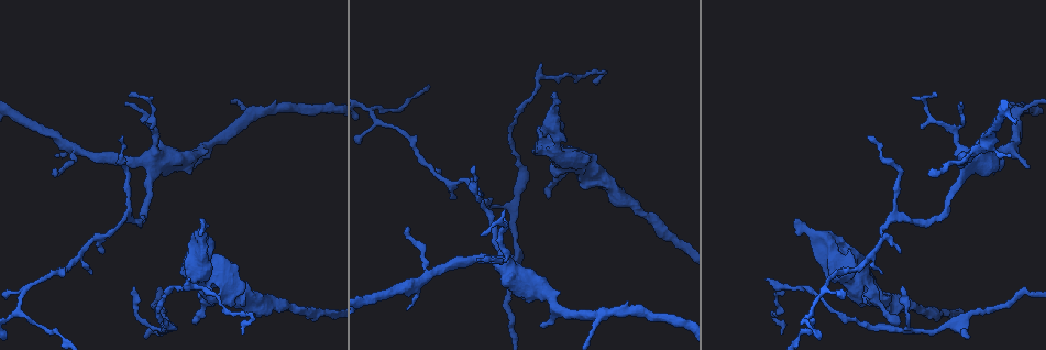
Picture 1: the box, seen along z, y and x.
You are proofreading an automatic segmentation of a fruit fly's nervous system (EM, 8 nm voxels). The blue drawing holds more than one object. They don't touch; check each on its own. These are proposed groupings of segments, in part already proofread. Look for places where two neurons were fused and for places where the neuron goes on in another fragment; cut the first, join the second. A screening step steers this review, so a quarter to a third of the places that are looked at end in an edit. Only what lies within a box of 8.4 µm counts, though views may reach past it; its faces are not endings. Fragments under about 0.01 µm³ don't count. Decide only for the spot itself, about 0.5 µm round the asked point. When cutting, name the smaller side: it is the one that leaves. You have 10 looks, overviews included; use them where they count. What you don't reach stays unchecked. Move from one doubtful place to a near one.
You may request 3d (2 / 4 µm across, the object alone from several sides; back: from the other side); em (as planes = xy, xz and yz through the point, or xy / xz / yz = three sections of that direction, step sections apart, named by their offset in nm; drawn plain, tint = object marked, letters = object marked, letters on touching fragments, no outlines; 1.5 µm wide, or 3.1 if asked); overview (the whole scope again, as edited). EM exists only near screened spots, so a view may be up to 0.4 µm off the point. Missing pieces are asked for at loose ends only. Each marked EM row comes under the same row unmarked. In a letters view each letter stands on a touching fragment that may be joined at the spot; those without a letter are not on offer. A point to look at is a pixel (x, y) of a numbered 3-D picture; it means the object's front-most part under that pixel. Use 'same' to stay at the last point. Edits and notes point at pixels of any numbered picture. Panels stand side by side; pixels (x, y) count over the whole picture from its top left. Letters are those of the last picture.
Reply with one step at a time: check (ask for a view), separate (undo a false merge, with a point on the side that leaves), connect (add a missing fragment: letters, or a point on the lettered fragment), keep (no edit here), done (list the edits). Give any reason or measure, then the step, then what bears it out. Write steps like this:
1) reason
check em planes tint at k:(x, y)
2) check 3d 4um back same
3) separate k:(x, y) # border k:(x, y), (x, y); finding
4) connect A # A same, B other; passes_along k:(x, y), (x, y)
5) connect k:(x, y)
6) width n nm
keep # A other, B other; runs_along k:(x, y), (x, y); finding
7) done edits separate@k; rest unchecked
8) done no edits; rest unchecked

sudden change in width
check em planes letters at 1:(556, 304)

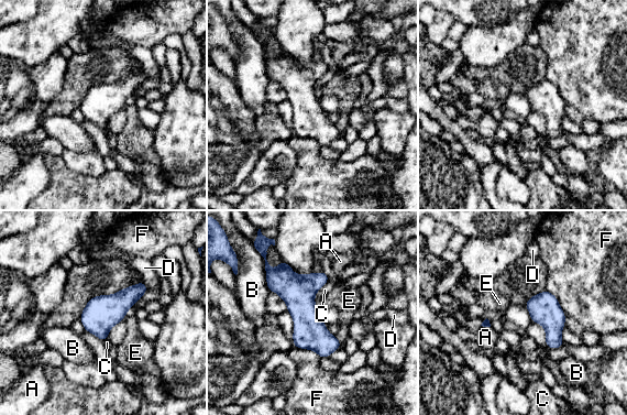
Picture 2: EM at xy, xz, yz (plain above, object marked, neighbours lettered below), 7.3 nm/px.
keep # A other, B other, C other, D other, E other, F other; border 2:(323, 271), (328, 281), (315, 294); continuous, no second neuron

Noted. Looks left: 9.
an open end
check em yz step 8 tint at 1:(214, 242)

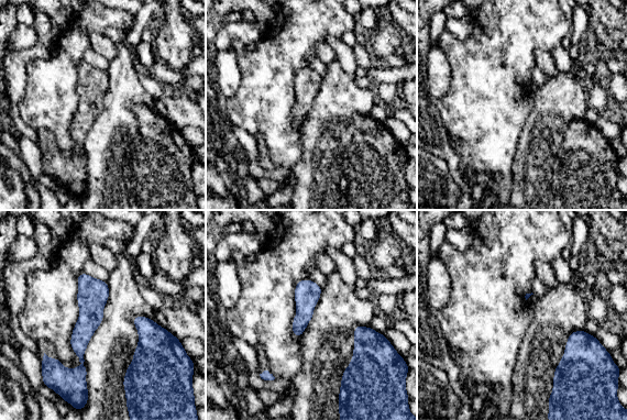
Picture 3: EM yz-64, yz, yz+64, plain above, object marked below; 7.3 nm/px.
check em planes letters same

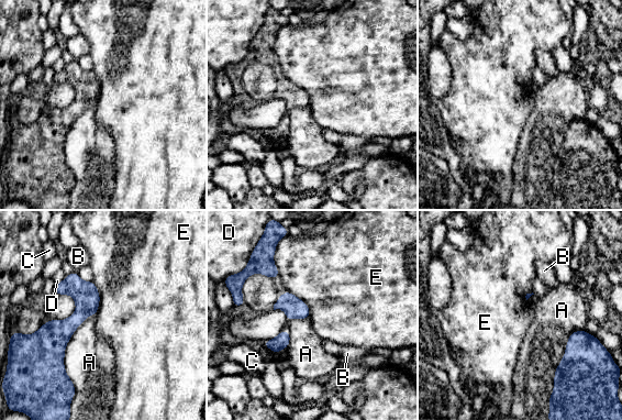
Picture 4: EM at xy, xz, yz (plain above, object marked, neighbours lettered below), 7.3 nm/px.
keep # A other, B other, C other, D other, E other; runs_along 4:(74, 275), (80, 314), (59, 344); none of them fits

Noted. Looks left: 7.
free end
check em xy step 4 letters at 1:(101, 252)

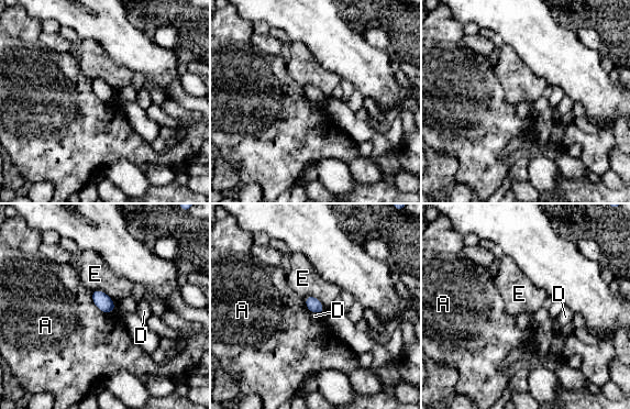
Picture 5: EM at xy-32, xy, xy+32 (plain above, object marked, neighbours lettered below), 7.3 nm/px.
check em planes letters same

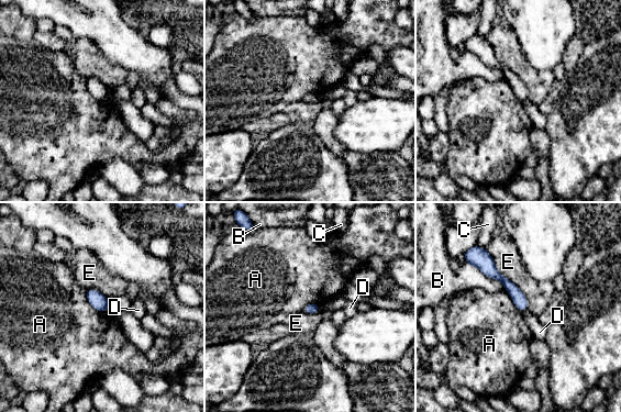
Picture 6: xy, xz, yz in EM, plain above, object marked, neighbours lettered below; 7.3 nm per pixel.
keep # A other, B other, C other, D other, E other; border 6:(85, 291), (95, 309), (108, 310); no lettered fragment goes on from it

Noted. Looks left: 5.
thin end
check em 3.1um planes letters at 1:(546, 195)

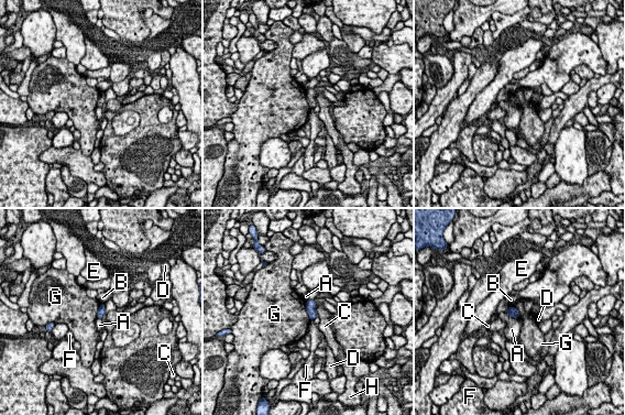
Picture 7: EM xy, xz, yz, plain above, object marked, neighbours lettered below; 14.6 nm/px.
keep # A other, B other, C other, D other, E other, F other, G other, H other; border 7:(305, 302), (307, 315), (311, 320); none of them fits

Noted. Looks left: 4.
done no edits; rest unchecked

